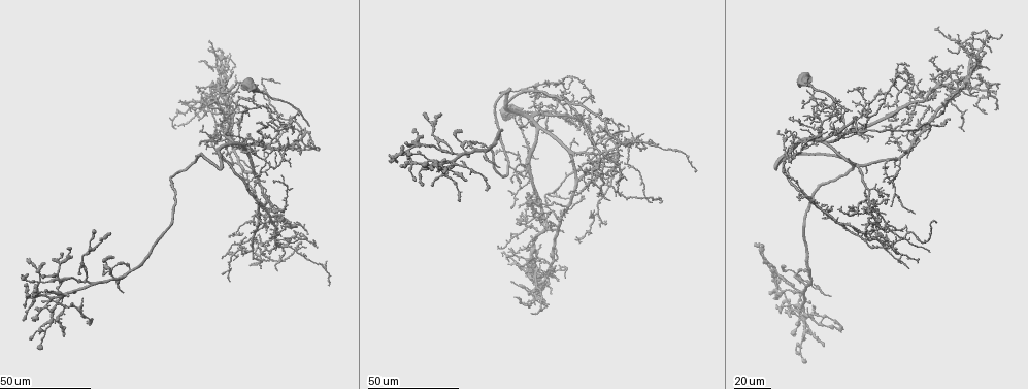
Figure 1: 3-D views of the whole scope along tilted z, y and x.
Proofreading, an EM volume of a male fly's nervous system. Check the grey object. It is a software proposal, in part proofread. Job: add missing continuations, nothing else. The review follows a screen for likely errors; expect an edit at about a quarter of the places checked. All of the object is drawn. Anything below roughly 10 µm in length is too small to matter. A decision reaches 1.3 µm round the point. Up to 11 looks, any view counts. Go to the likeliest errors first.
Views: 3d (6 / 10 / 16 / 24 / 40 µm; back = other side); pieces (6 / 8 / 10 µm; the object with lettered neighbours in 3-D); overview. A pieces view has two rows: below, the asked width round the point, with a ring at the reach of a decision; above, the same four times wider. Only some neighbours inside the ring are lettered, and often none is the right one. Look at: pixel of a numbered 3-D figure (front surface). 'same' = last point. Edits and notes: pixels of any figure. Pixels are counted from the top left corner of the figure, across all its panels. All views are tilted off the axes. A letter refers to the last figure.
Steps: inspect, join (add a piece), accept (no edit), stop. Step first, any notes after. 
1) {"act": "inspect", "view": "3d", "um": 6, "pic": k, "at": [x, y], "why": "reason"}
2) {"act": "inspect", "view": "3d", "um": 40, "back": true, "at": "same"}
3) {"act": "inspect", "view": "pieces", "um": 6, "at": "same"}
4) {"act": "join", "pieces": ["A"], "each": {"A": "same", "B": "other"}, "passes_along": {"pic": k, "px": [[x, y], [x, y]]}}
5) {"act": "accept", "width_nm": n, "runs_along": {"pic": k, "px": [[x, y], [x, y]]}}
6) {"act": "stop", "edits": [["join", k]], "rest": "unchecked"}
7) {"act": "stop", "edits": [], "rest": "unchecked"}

{"act": "inspect", "view": "3d", "um": 40, "pic": 1, "at": [841, 116], "why": "an open end"}

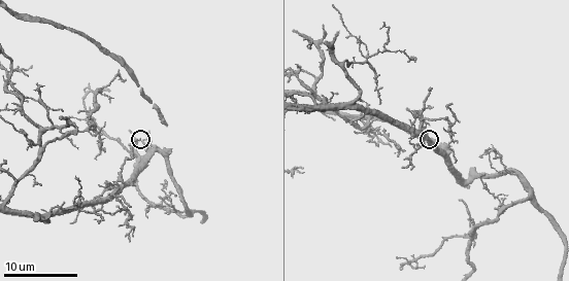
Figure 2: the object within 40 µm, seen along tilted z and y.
{"act": "inspect", "view": "pieces", "um": 10, "pic": 2, "at": [140, 137], "why": "see the neighbours"}

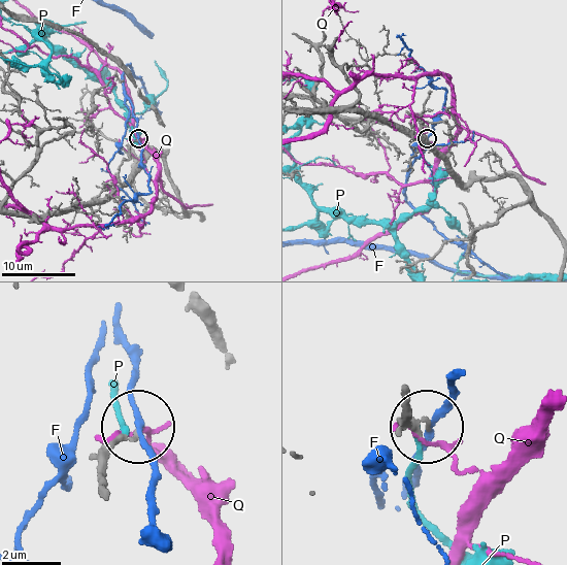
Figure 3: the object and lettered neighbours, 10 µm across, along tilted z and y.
{"act": "accept", "each": {"F": "other", "P": "other", "Q": "other"}, "runs_along": {"pic": 3, "px": [[98, 492], [104, 465], [136, 431]]}, "found": "none of them fits"}

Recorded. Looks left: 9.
{"act": "inspect", "view": "3d", "um": 40, "pic": 1, "at": [546, 201], "why": "branch stops here"}

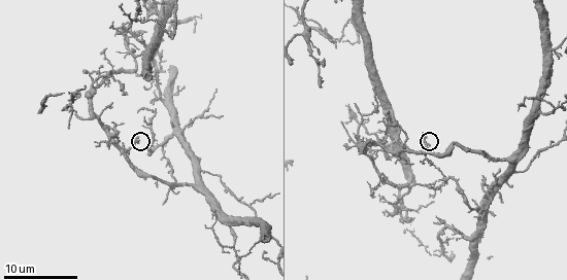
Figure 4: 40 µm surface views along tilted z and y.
{"act": "inspect", "view": "pieces", "um": 10, "pic": 4, "at": [424, 131]}

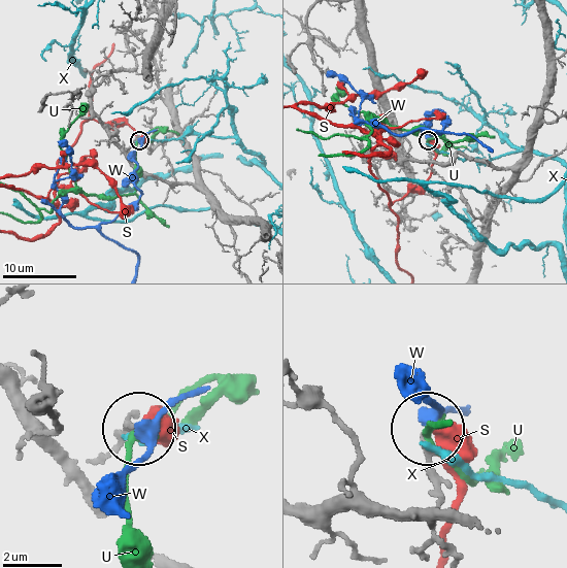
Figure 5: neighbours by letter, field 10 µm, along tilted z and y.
{"act": "accept", "each": {"S": "other", "U": "other", "W": "other", "X": "other"}, "runs_along": {"pic": 5, "px": [[465, 521], [432, 522], [438, 496], [423, 433]]}, "found": "none of them fits"}

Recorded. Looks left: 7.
{"act": "inspect", "view": "3d", "um": 40, "pic": 1, "at": [510, 282], "why": "long arm stops here"}

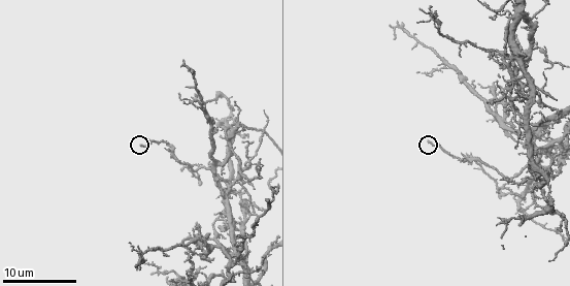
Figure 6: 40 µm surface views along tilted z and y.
{"act": "inspect", "view": "pieces", "um": 10, "pic": 6, "at": [428, 141]}

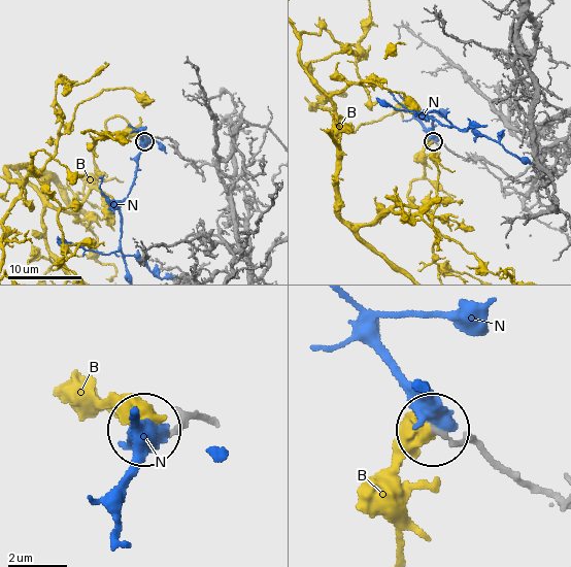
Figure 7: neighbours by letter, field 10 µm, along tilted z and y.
{"act": "accept", "width_nm": 190, "each": {"B": "other", "N": "other"}, "found": "no lettered piece goes on from it"}

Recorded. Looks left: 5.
{"act": "inspect", "view": "pieces", "um": 8, "pic": 4, "at": [146, 30], "why": "long arm stops here"}

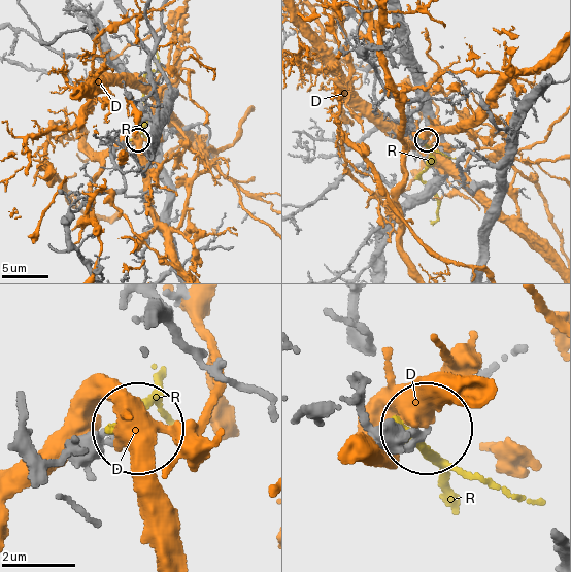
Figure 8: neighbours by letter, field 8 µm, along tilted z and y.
{"act": "accept", "each": {"D": "other", "R": "other"}, "runs_along": {"pic": 8, "px": [[351, 400], [377, 427], [423, 430]]}, "found": "none of them fits"}

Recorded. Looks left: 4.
{"act": "inspect", "view": "3d", "um": 40, "pic": 1, "at": [243, 233], "why": "an open end"}

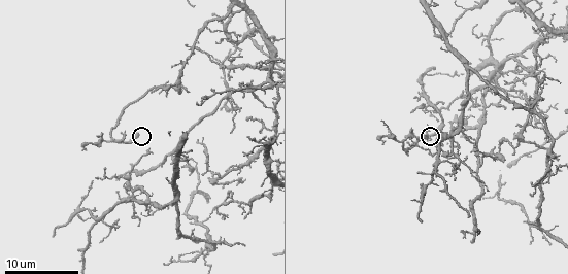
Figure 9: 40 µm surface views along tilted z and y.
{"act": "inspect", "view": "pieces", "um": 6, "pic": 9, "at": [137, 132]}

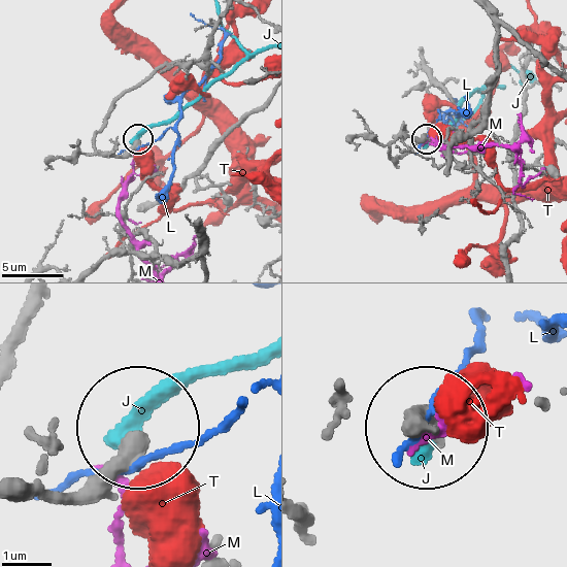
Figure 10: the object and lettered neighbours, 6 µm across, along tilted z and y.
{"act": "accept", "width_nm": 380, "each": {"J": "other", "L": "other", "M": "other", "T": "other"}, "runs_along": {"pic": 10, "px": [[20, 495], [75, 494], [130, 442]]}, "found": "no lettered piece goes on from it"}

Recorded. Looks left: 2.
{"act": "stop", "edits": [], "rest": "unchecked"}

